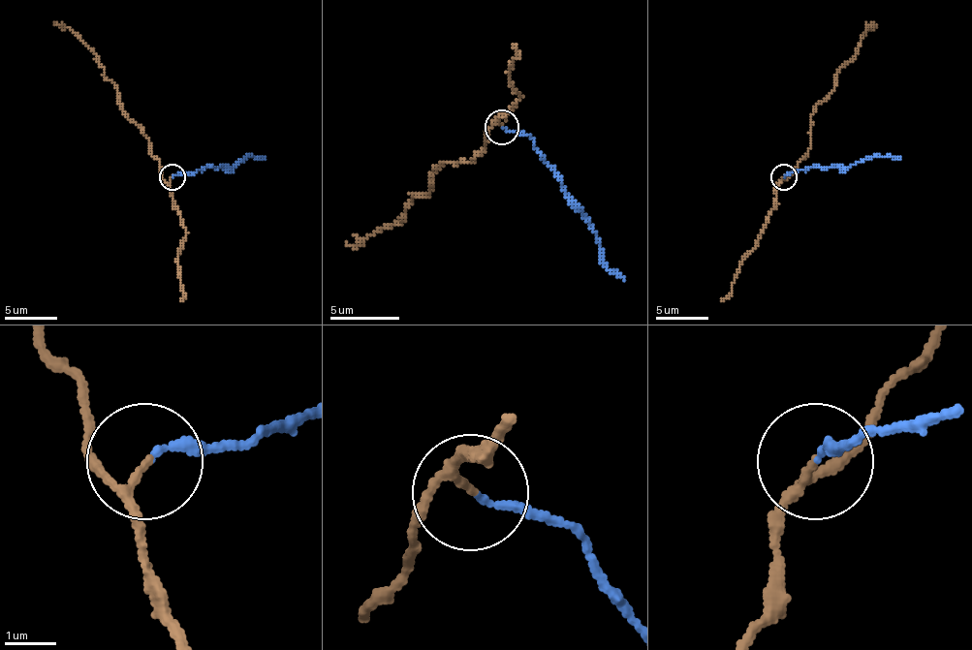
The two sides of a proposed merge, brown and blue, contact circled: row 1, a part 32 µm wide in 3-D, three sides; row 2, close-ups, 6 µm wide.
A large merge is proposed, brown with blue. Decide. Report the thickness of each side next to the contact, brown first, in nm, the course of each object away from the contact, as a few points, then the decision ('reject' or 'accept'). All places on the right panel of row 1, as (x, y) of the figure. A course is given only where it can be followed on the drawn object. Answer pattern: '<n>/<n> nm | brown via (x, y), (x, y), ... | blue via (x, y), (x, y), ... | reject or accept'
130/160 nm | brown via (784, 177), (782, 183), (811, 146), (811, 114), (834, 88), (837, 72), (853, 56), (871, 27), (871, 22) | blue via (784, 177), (795, 170), (848, 167), (866, 156), (900, 156) | accept

